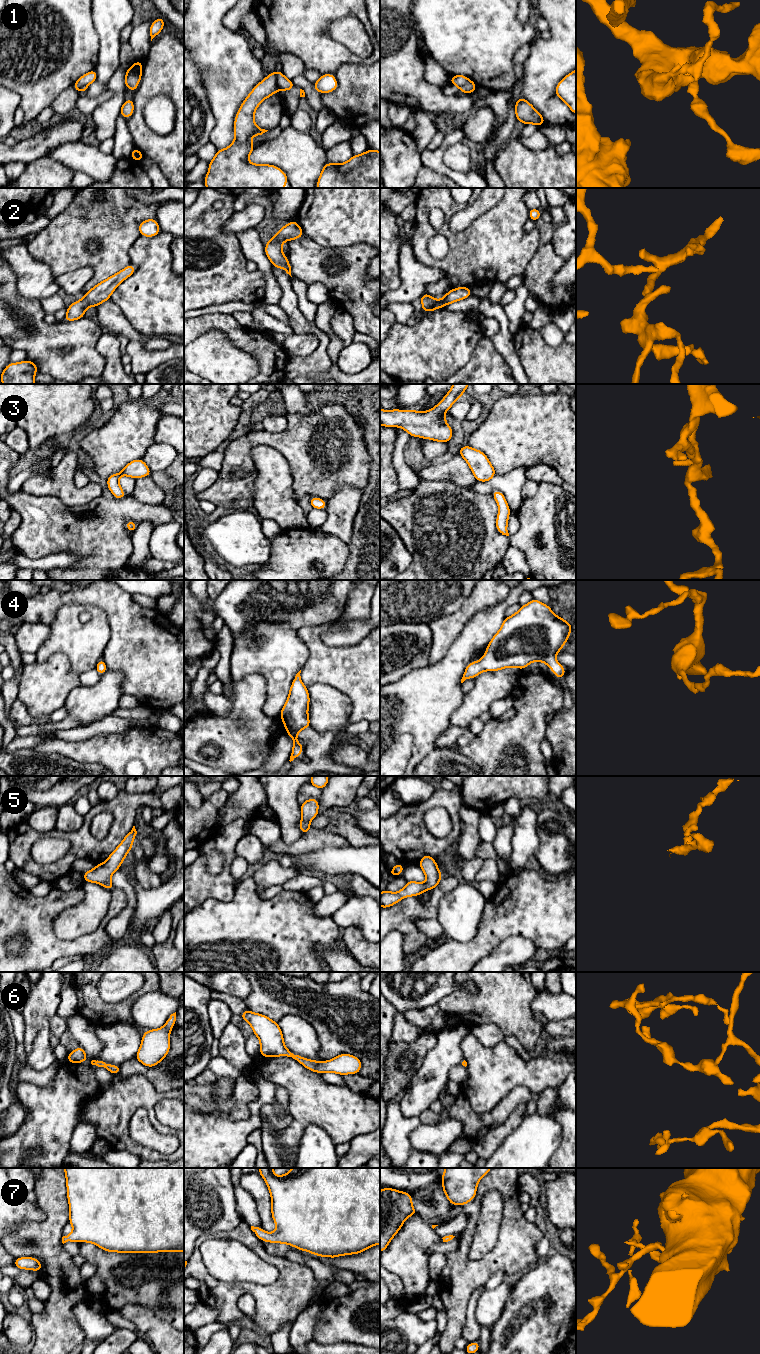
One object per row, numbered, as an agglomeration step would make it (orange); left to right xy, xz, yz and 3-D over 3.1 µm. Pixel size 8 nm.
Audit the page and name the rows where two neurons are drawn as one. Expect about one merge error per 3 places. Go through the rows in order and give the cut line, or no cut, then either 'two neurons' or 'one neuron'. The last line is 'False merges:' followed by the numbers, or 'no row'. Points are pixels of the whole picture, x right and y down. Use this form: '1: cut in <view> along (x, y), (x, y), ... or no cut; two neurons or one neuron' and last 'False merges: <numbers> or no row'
1: cut in xz along (281, 72), (277, 75), (277, 86), (279, 88); two neurons
2: no cut; one neuron
3: no cut; one neuron
4: no cut; one neuron
5: no cut; one neuron
6: no cut; one neuron
7: no cut; one neuron
False merges: 1

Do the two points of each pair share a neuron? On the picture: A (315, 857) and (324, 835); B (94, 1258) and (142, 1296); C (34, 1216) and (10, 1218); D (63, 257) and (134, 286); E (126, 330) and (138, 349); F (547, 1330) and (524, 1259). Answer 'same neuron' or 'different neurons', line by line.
A: different neurons
B: same neuron
C: same neuron
D: different neurons
E: different neurons
F: different neurons

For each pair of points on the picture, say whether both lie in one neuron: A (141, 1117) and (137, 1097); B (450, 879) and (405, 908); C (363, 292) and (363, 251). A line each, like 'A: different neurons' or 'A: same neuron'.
A: different neurons
B: same neuron
C: same neuron

